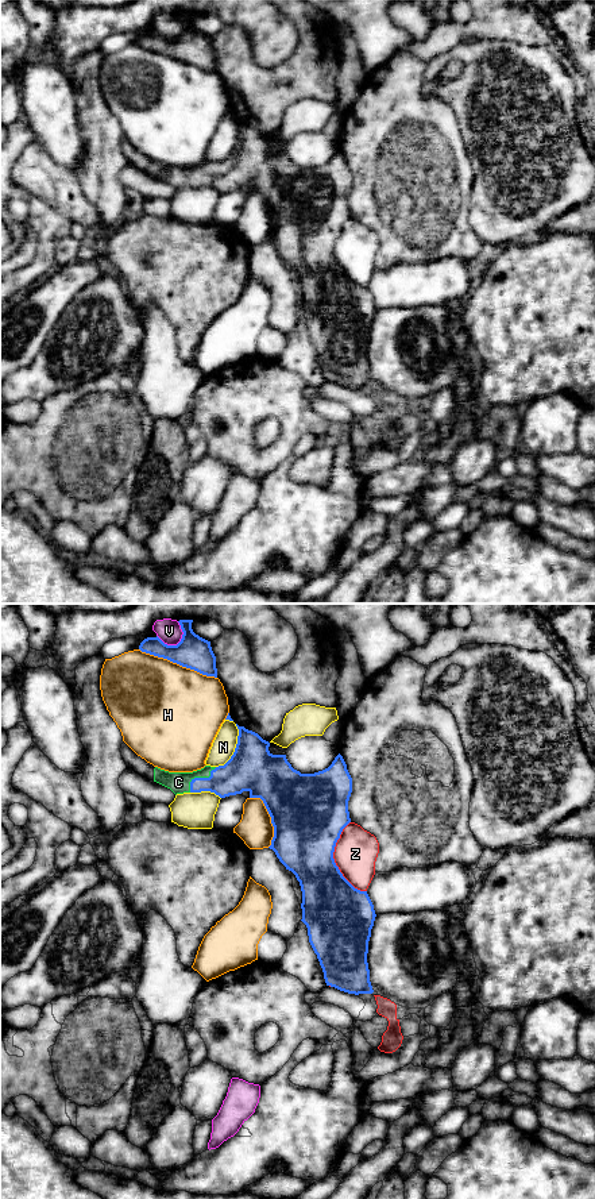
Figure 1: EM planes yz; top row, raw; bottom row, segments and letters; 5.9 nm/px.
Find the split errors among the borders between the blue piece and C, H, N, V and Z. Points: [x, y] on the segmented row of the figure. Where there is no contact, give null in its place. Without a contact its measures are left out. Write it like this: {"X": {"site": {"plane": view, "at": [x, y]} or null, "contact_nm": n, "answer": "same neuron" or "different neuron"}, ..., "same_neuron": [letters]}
{"C": {"site": {"plane": "yz", "at": [200, 778]}, "contact_nm": 220, "answer": "same neuron"}, "H": {"site": {"plane": "yz", "at": [178, 663]}, "contact_nm": 500, "answer": "different neuron"}, "N": {"site": {"plane": "yz", "at": [235, 748]}, "contact_nm": 300, "answer": "different neuron"}, "V": {"site": {"plane": "yz", "at": [172, 646]}, "contact_nm": 170, "answer": "different neuron"}, "Z": {"site": {"plane": "yz", "at": [333, 860]}, "contact_nm": 440, "answer": "different neuron"}, "same_neuron": ["C"]}

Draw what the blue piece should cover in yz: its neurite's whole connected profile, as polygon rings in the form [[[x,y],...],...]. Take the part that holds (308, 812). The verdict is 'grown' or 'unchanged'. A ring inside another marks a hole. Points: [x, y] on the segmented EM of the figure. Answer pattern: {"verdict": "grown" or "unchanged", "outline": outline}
{"verdict": "grown", "outline": [[[239,726],[237,744],[231,759],[219,767],[205,766],[193,772],[169,772],[154,767],[138,756],[125,743],[120,752],[127,768],[154,780],[175,795],[210,791],[225,798],[250,793],[260,798],[271,817],[273,849],[279,861],[291,871],[302,891],[302,922],[308,928],[309,942],[317,955],[327,986],[348,994],[372,994],[367,963],[368,941],[375,921],[374,905],[367,891],[355,888],[340,872],[333,852],[343,829],[351,822],[348,801],[352,778],[339,753],[332,764],[314,774],[301,774],[287,762],[286,755],[273,755],[270,743],[258,733]]]}

